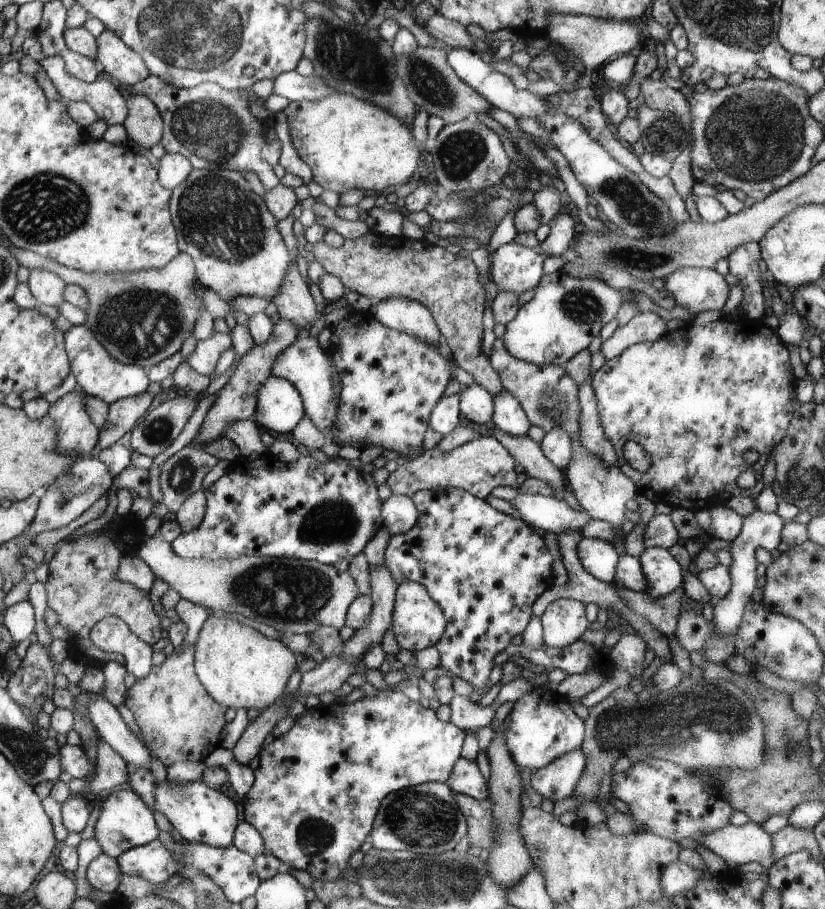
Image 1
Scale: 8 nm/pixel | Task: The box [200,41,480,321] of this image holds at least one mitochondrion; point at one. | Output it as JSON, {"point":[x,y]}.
{"point":[427,82]}

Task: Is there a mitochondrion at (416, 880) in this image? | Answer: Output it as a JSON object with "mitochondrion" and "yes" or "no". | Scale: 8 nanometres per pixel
{"mitochondrion":"yes"}

